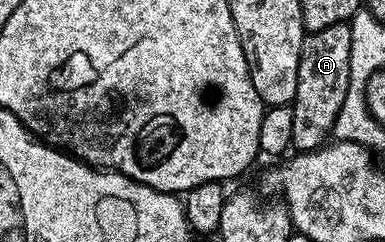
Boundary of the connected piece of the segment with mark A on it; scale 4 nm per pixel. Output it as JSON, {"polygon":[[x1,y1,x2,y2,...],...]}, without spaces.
{"polygon":[[344,23,325,27,316,33,307,33,303,39,303,50,297,67,297,95,290,107,293,111,292,146,299,151,318,149,332,136,337,119,337,111,341,111,341,103,345,103,345,95,349,91,349,47,351,46,351,26]]}

